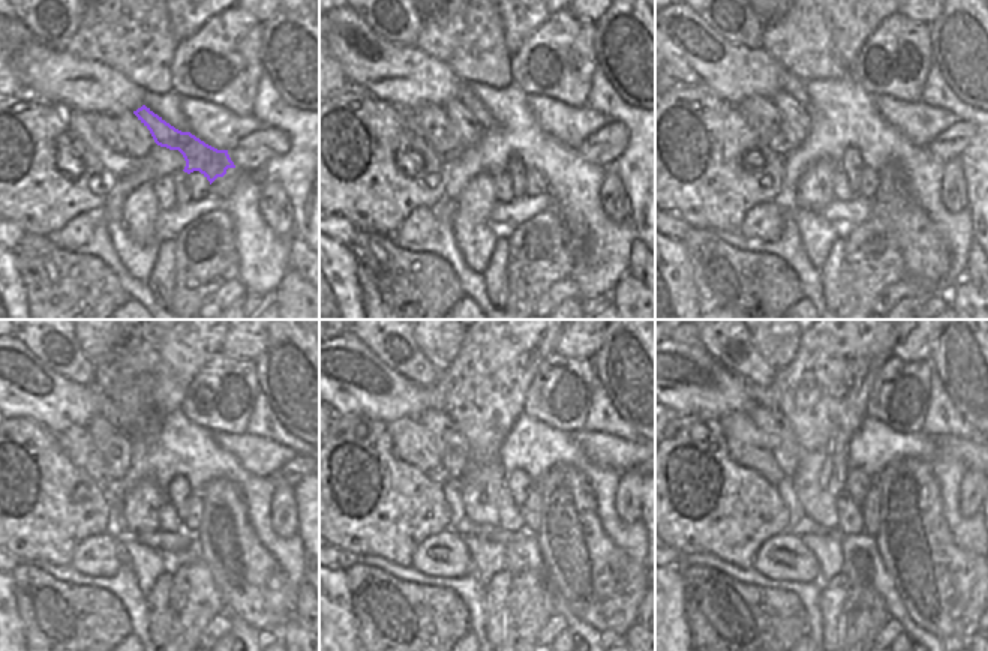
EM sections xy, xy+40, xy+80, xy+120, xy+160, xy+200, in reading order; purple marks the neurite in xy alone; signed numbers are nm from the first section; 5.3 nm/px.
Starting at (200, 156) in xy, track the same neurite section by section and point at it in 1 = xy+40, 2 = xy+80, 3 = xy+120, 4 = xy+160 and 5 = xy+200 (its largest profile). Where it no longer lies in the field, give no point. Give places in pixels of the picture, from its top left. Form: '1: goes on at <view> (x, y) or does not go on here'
1: goes on at xy+40 (467, 96)
2: goes on at xy+80 (795, 87)
3: goes on at xy+120 (107, 408)
4: goes on at xy+160 (432, 396)
5: goes on at xy+200 (759, 395)

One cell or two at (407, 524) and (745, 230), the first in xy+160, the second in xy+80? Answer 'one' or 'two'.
two

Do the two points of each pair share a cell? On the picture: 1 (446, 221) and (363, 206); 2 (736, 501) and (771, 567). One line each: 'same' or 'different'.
1: different
2: different

